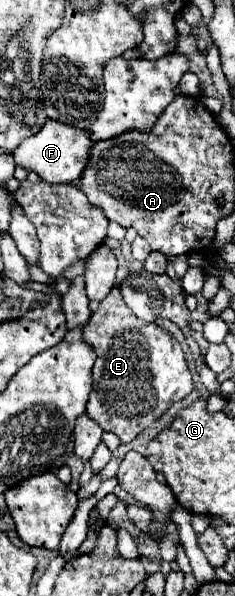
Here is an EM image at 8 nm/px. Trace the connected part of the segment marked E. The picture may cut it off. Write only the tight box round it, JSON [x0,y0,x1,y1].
[82,286,194,442]

